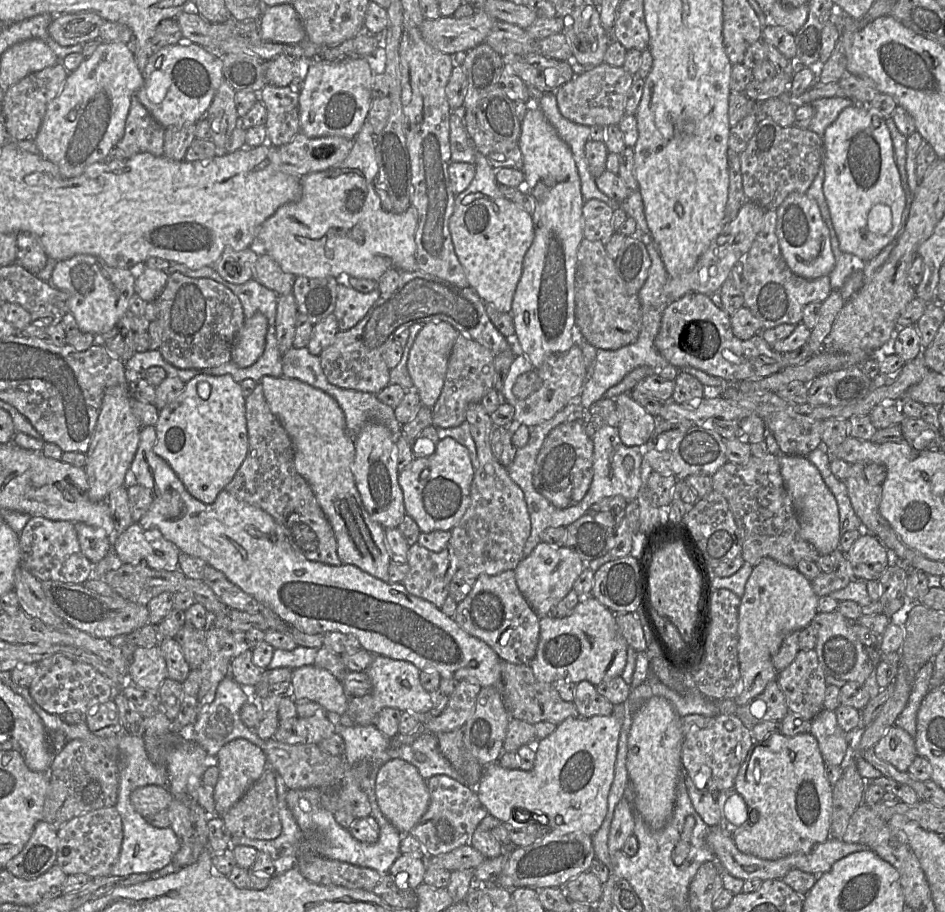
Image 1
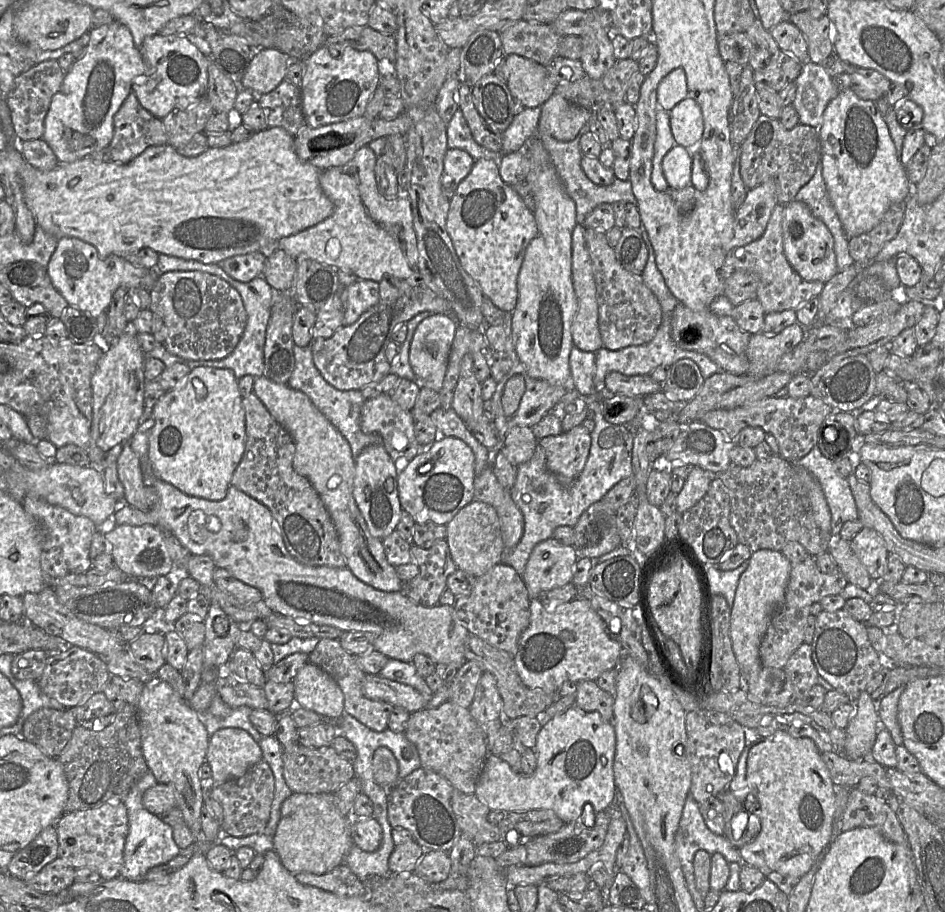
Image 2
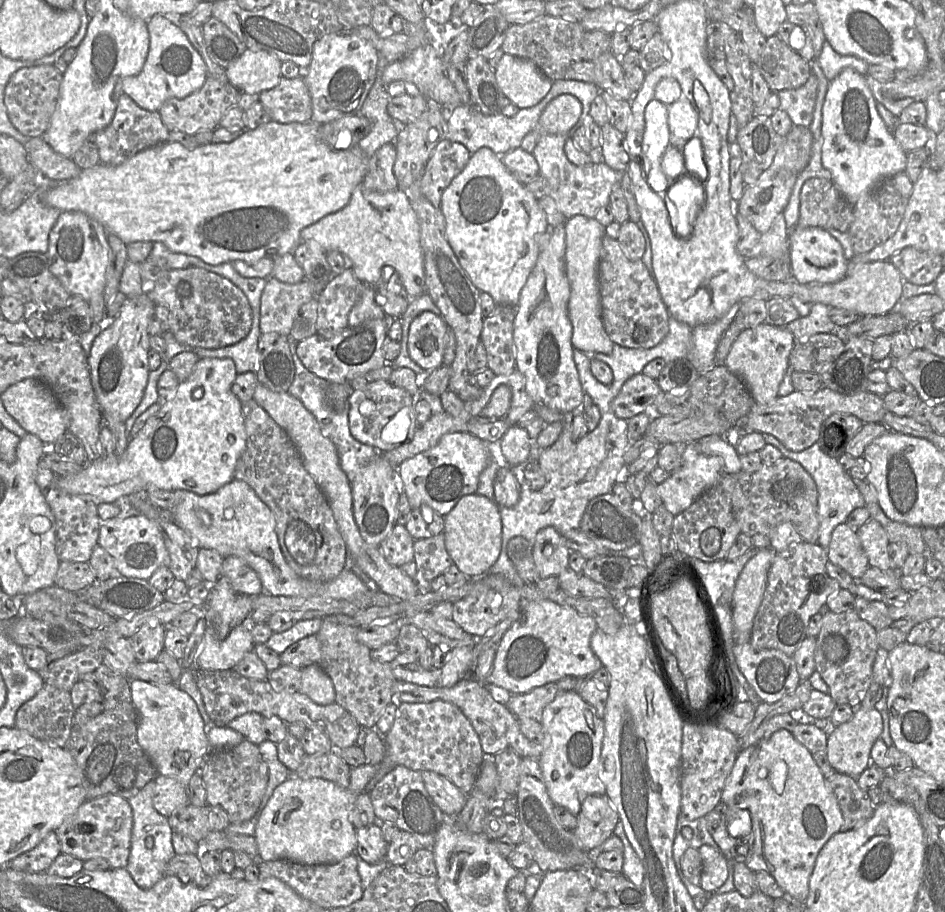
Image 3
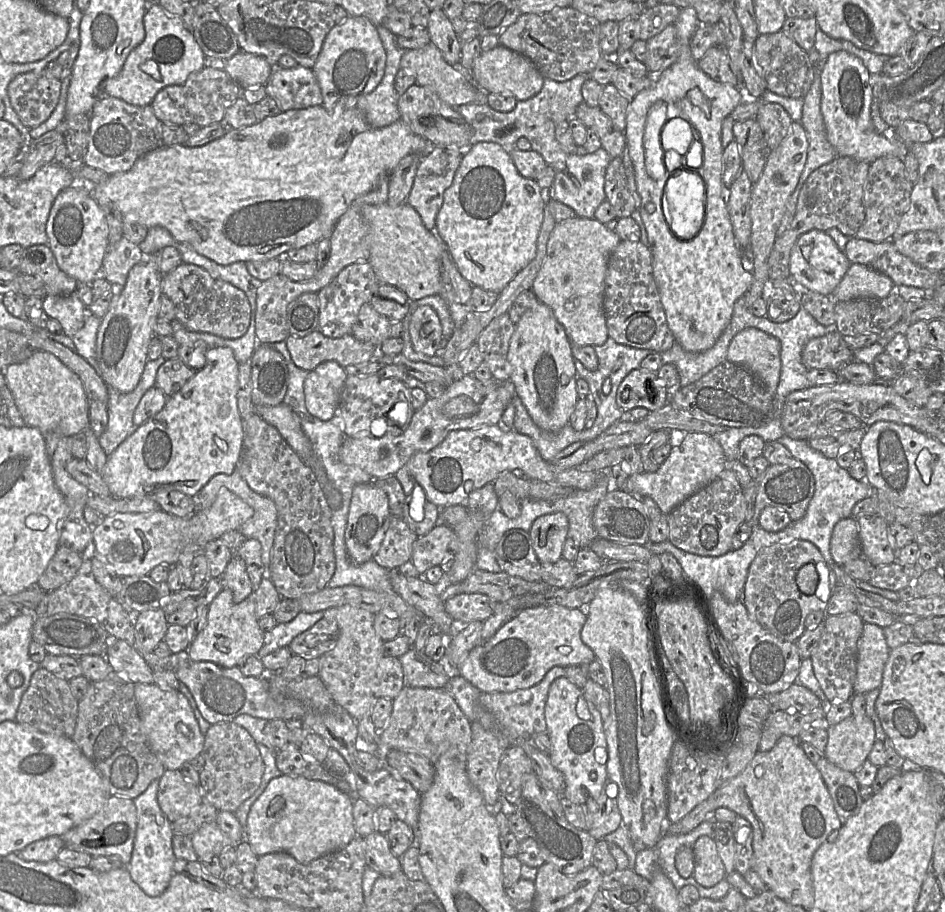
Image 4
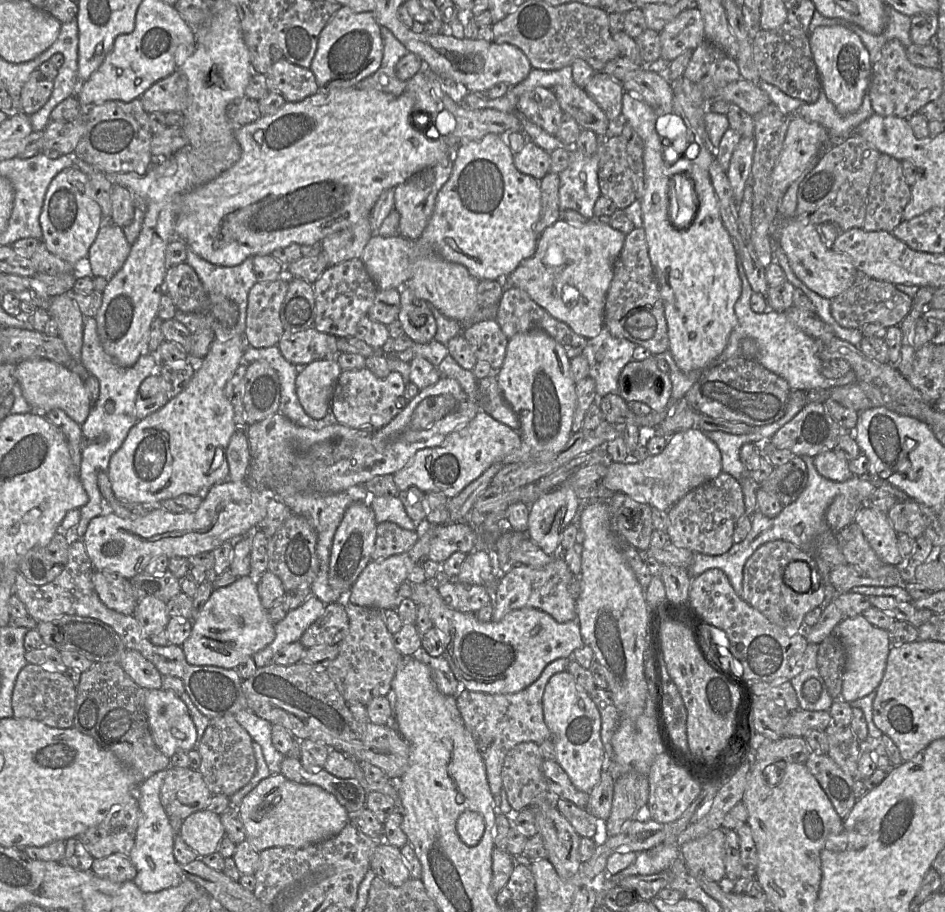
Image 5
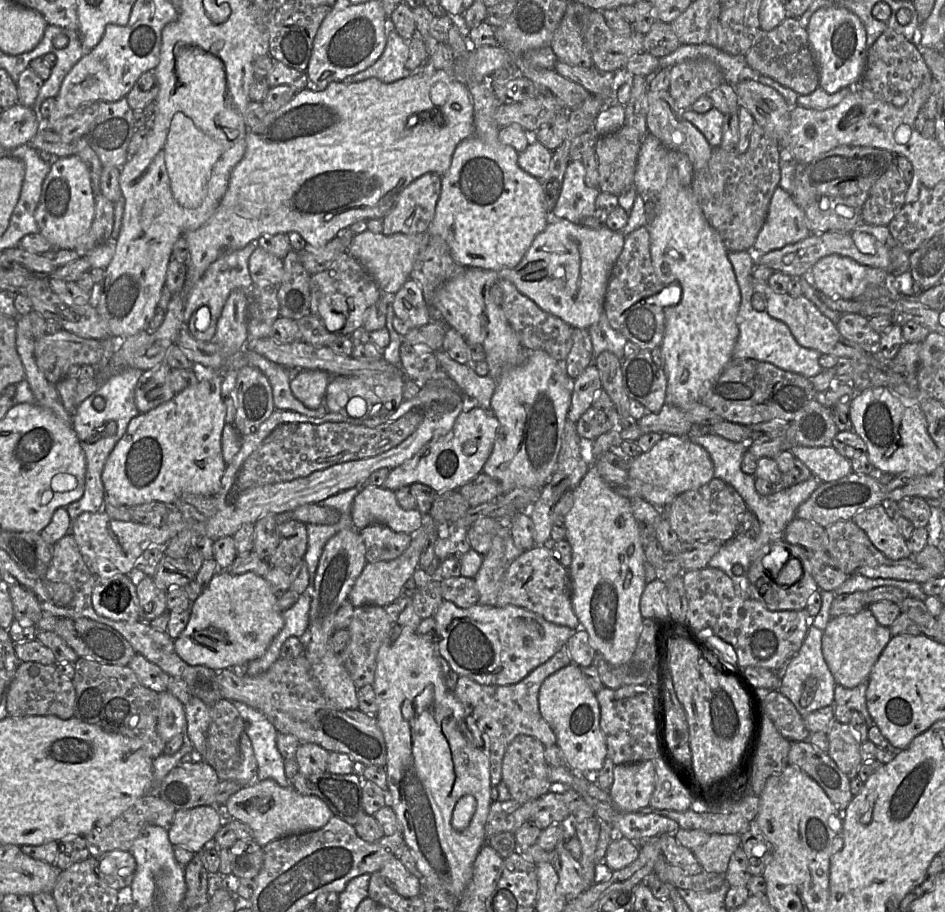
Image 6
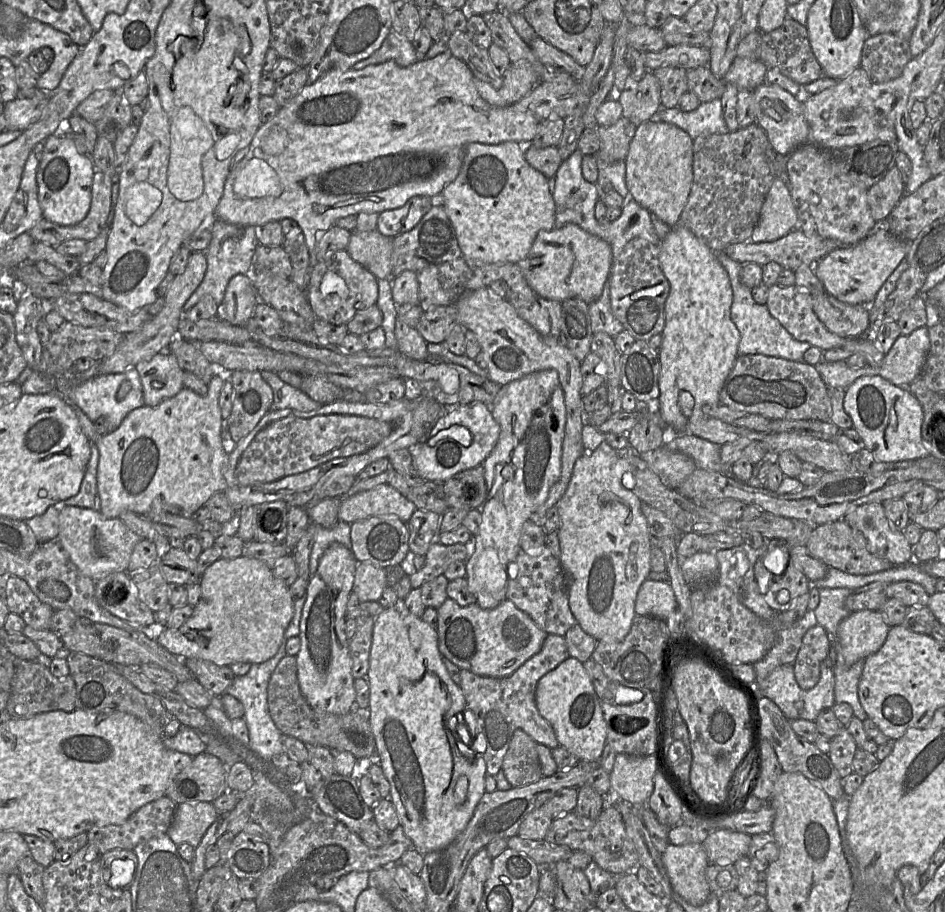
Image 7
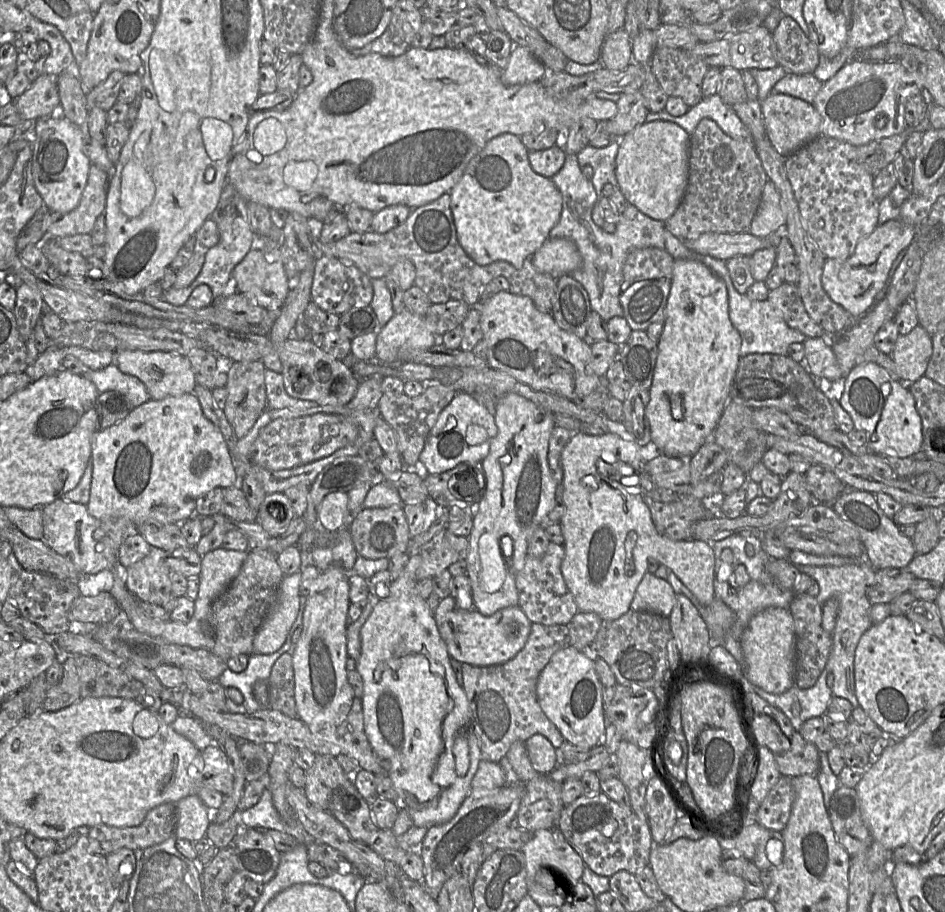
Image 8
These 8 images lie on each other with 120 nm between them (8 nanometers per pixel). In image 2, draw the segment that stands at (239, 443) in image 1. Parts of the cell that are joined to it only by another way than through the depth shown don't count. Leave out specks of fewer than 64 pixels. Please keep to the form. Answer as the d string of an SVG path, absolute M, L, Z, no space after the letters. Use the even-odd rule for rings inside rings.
M209 366L192 369L182 383L156 401L152 416L155 425L148 457L155 476L189 496L223 500L245 451L245 409L233 370ZM195 379L200 379L208 389L204 398L196 395Z

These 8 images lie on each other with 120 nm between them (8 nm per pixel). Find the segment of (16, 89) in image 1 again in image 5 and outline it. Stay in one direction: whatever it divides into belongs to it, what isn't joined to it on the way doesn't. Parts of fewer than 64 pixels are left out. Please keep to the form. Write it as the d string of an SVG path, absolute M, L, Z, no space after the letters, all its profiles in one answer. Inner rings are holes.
M34 70L21 90L21 105L28 116L39 111L50 99L53 81L47 80L39 70Z

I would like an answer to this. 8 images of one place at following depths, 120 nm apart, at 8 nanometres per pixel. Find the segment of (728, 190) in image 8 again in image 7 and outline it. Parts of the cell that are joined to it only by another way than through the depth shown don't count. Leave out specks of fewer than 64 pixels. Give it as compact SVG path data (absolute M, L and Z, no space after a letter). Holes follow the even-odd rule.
M756 123L727 134L700 135L693 141L693 182L677 226L689 229L713 251L750 241L775 176L765 151L769 139Z

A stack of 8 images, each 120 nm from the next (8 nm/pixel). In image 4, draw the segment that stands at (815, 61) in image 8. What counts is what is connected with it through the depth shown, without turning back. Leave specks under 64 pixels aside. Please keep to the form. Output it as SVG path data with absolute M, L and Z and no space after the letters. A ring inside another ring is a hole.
M782 30L772 34L760 34L754 42L757 71L766 88L789 98L804 98L813 82L815 67L808 52L786 35Z

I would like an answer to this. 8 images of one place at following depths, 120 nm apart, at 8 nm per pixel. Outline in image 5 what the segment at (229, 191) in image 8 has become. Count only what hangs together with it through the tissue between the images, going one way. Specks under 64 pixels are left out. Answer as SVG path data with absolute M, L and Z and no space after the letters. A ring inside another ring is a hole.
M187 246L186 263L197 273L211 304L222 303L224 299L236 303L239 310L238 321L234 326L224 326L234 334L227 335L227 339L236 335L244 336L248 296L257 282L253 257L248 257L239 265L224 267L204 260Z

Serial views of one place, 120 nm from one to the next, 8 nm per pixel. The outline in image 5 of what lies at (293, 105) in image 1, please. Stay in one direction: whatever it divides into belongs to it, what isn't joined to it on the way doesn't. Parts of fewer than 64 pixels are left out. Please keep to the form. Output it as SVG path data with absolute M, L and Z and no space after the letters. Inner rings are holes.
M285 59L276 61L266 78L269 92L280 94L286 102L299 102L318 92L318 84L312 70Z

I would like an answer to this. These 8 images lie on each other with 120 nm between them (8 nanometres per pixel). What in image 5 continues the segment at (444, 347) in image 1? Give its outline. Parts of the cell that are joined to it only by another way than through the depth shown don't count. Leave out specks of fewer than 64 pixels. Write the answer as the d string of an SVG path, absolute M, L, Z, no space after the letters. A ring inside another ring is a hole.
M407 285L400 291L400 320L405 334L414 343L426 344L434 340L437 330L436 320L428 307L428 302L418 298Z

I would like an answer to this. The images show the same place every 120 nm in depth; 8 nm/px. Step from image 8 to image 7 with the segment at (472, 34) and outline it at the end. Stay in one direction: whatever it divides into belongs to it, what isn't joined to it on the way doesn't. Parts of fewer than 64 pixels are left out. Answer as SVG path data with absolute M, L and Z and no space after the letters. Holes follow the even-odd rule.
M466 30L454 32L446 42L451 54L467 64L474 78L491 84L495 89L501 88L503 79L496 72L488 49L477 45Z

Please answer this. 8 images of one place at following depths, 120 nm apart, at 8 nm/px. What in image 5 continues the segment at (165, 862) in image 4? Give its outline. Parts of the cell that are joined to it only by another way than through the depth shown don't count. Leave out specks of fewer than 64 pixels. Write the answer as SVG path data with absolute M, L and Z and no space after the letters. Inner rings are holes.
M167 770L159 771L135 789L139 804L139 818L135 843L128 857L136 868L136 877L133 881L142 892L154 893L176 887L184 879L180 864L177 863L173 854L176 835L160 798L161 786L166 774Z

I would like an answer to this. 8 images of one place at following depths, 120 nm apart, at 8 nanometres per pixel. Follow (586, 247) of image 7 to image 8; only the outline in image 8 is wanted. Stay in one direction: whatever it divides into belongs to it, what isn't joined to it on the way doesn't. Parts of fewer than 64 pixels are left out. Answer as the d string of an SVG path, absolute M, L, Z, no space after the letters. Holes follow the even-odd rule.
M548 237L530 258L539 272L556 280L563 275L572 275L583 263L575 243L565 238Z

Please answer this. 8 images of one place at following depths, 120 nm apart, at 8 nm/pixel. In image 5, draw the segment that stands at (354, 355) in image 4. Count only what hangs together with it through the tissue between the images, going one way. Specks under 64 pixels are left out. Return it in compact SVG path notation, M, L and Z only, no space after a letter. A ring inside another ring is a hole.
M310 328L300 332L285 330L277 344L286 360L303 367L315 360L333 359L339 353L337 337Z

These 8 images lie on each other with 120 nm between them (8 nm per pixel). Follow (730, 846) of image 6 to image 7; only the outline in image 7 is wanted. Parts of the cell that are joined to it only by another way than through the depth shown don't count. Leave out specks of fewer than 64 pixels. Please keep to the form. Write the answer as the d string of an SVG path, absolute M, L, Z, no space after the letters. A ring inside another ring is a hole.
M720 829L709 832L702 845L709 862L727 865L748 855L751 839L752 835L746 833Z

